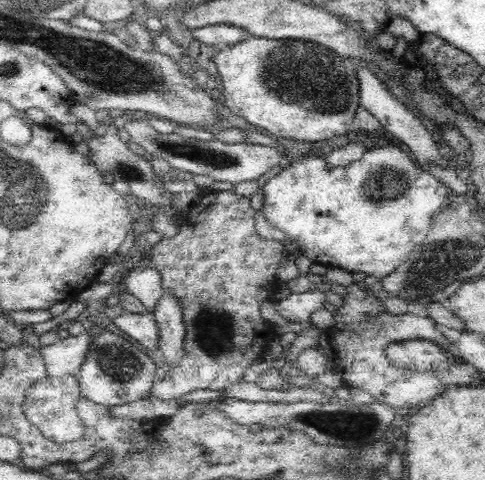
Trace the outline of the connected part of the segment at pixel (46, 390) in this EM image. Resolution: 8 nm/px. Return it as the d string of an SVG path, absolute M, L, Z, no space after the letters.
M47 374L36 380L28 390L24 398L24 414L34 426L50 441L56 444L62 442L74 442L84 436L85 426L76 410L81 390L75 376L48 376Z

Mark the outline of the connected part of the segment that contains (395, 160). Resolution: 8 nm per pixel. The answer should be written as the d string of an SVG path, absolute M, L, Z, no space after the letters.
M372 145L348 166L328 166L325 158L303 156L268 180L264 186L262 211L274 228L286 234L288 241L298 245L312 264L364 272L378 279L396 270L412 250L428 235L432 216L439 213L449 197L449 190L428 171L417 167L404 151L392 145Z

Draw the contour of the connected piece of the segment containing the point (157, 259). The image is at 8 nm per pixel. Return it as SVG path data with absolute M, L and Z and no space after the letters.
M232 190L228 192L209 192L205 191L200 194L196 200L192 203L191 207L186 210L184 218L180 222L180 226L177 234L172 238L163 238L158 244L152 246L148 259L150 264L161 274L161 287L164 293L171 294L178 299L180 307L182 307L182 315L184 318L185 337L184 337L184 359L176 368L170 369L163 380L153 384L153 387L149 390L149 396L153 398L159 398L160 400L172 400L172 398L180 398L188 392L194 392L194 390L223 390L229 386L244 380L244 370L248 366L252 366L256 361L262 359L266 344L277 336L275 332L275 326L262 319L260 313L260 306L264 300L273 298L273 295L279 288L280 281L276 277L276 270L278 270L278 264L286 257L284 251L284 245L276 241L265 241L258 235L258 232L254 228L255 226L255 211L251 208L251 198L246 196L239 196Z

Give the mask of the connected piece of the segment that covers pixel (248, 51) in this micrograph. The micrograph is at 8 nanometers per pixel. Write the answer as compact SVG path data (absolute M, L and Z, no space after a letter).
M251 36L234 46L217 48L214 62L224 85L225 111L230 111L244 123L264 129L273 138L280 136L318 142L356 131L354 115L360 105L360 95L358 75L351 58L340 56L332 49L312 41Z

